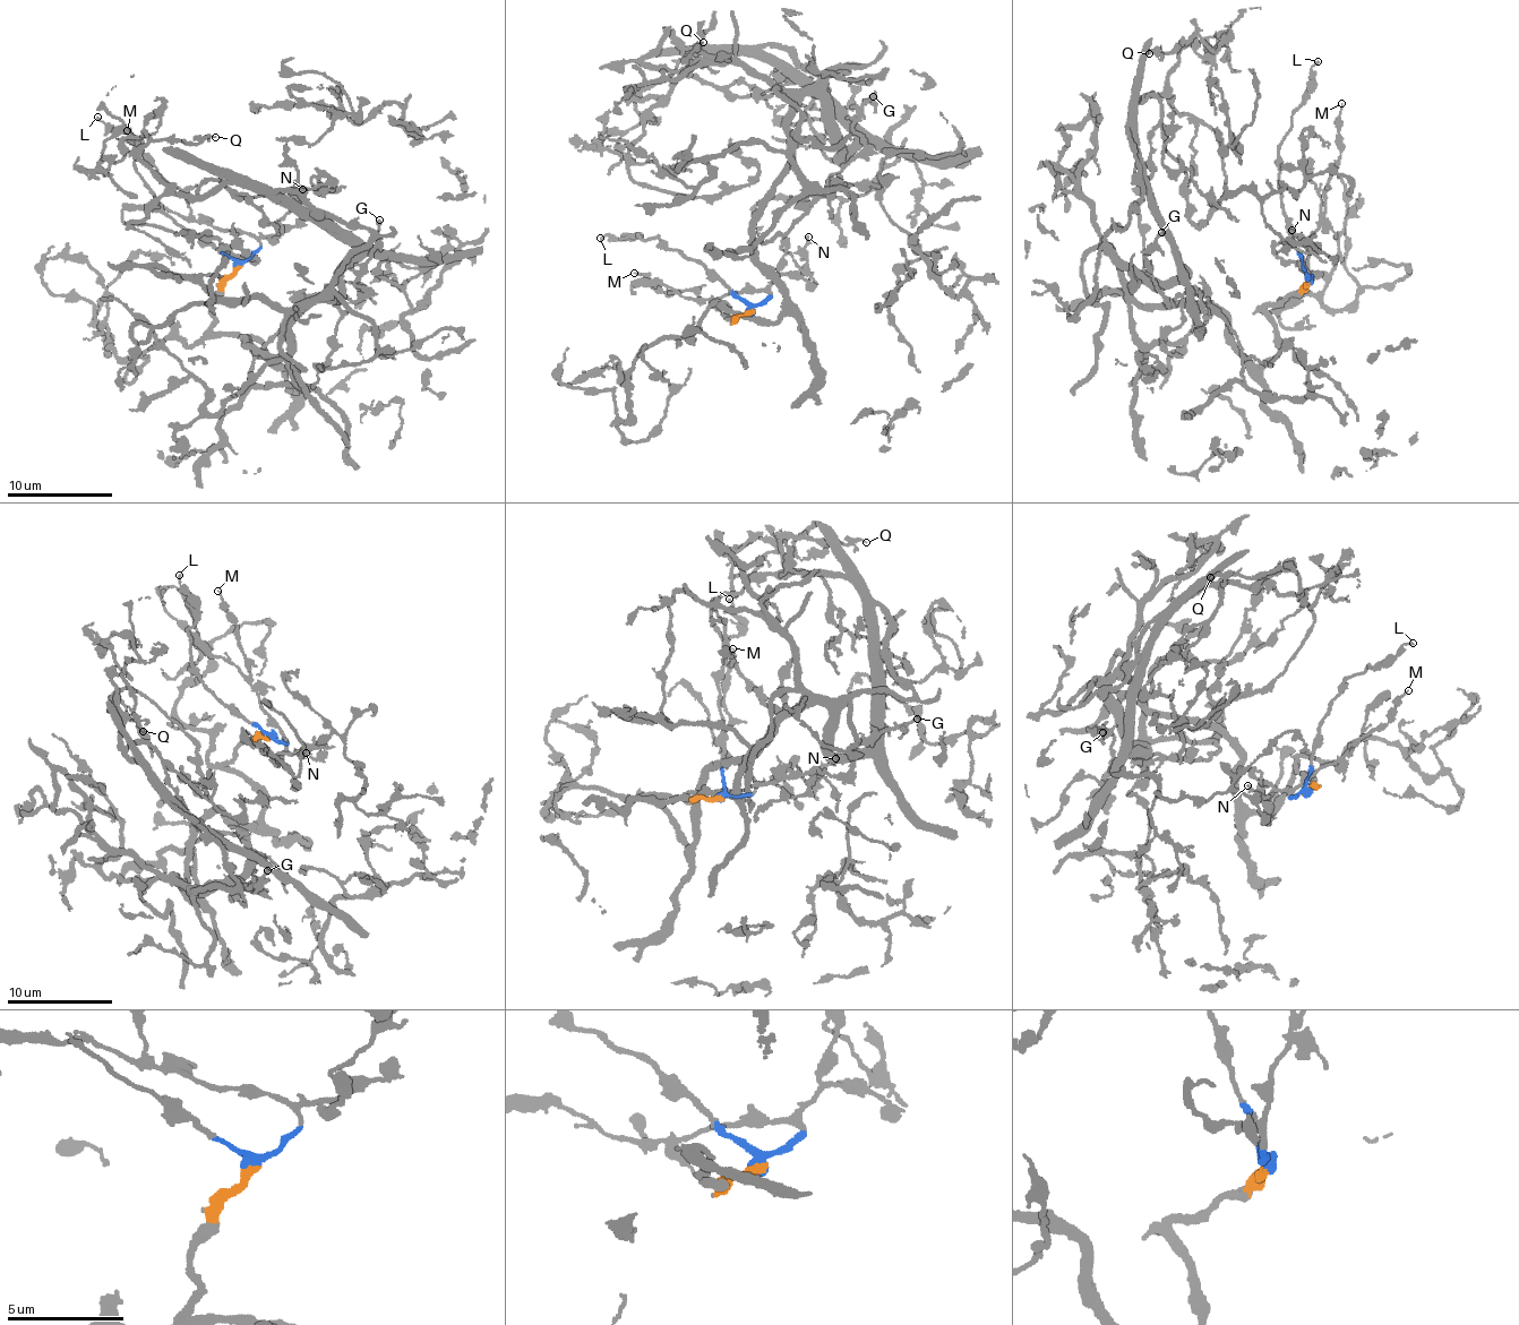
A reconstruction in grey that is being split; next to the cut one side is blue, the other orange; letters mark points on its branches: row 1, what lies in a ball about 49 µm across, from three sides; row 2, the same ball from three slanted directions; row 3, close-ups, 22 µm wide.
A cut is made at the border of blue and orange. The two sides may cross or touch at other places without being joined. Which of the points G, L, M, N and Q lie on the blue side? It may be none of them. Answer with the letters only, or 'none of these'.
L, M, N

